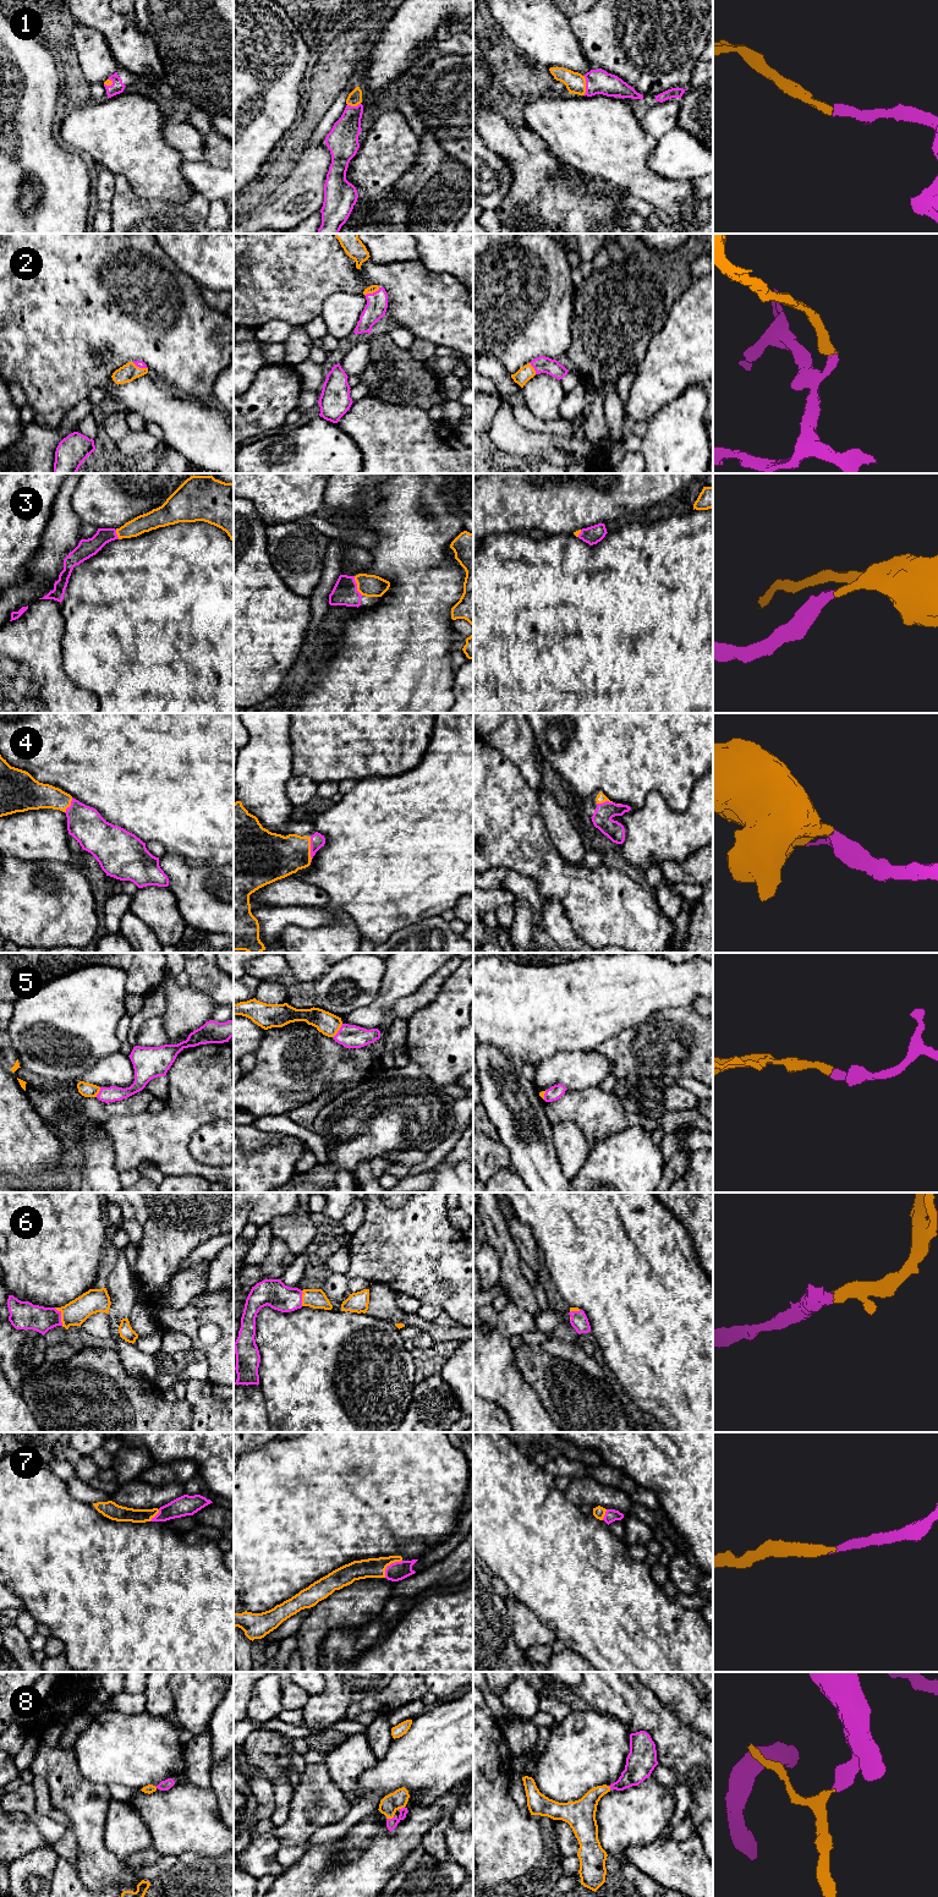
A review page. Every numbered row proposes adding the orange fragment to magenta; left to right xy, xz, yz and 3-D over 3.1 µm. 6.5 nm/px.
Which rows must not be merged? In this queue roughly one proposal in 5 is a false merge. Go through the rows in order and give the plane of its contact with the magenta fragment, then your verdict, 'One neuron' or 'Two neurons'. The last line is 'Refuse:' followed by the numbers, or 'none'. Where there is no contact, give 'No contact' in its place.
1: Touches magenta in yz. One neuron
2: Touches magenta in xz. One neuron
3: Touches magenta in xz. One neuron
4: Touches magenta in xz. One neuron
5: Touches magenta in xz. One neuron
6: Touches magenta in xy. One neuron
7: Touches magenta in xz. One neuron
8: Touches magenta in xz. One neuron
Refuse: none

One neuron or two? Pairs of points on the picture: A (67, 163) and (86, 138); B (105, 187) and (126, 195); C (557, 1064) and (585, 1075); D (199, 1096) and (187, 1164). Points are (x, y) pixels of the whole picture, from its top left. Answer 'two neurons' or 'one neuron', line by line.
A: two neurons
B: two neurons
C: one neuron
D: one neuron

